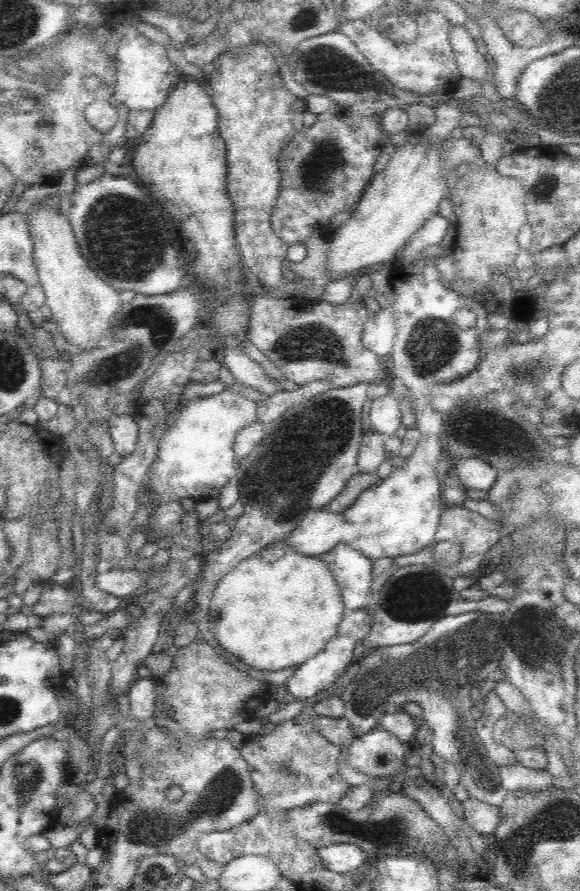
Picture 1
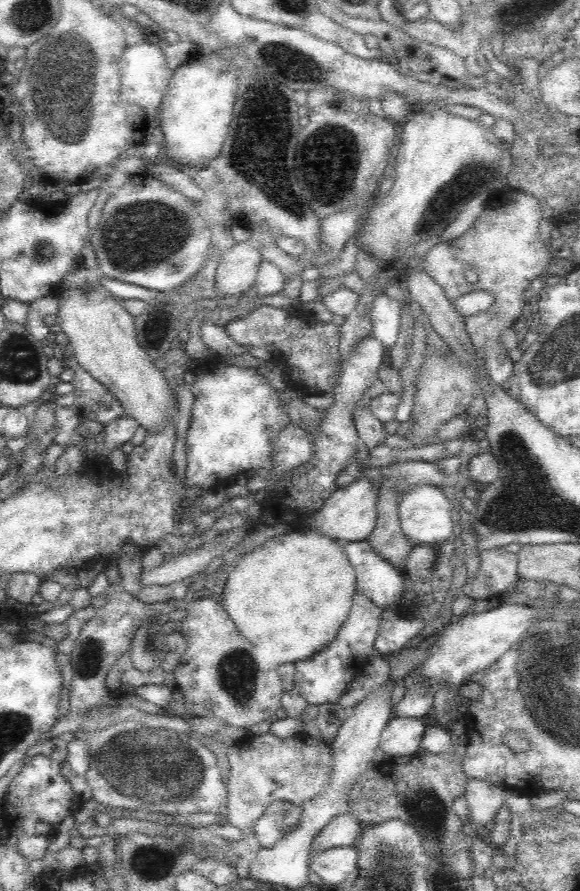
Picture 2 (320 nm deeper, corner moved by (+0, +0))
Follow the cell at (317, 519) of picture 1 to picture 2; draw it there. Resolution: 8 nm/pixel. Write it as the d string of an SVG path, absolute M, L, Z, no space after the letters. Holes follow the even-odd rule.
M366 477L357 478L346 486L337 488L324 502L322 508L314 512L315 519L313 523L307 528L314 529L314 531L334 539L337 542L348 541L358 542L368 538L368 535L374 530L377 523L377 510L378 504L378 486L373 485L372 482Z

